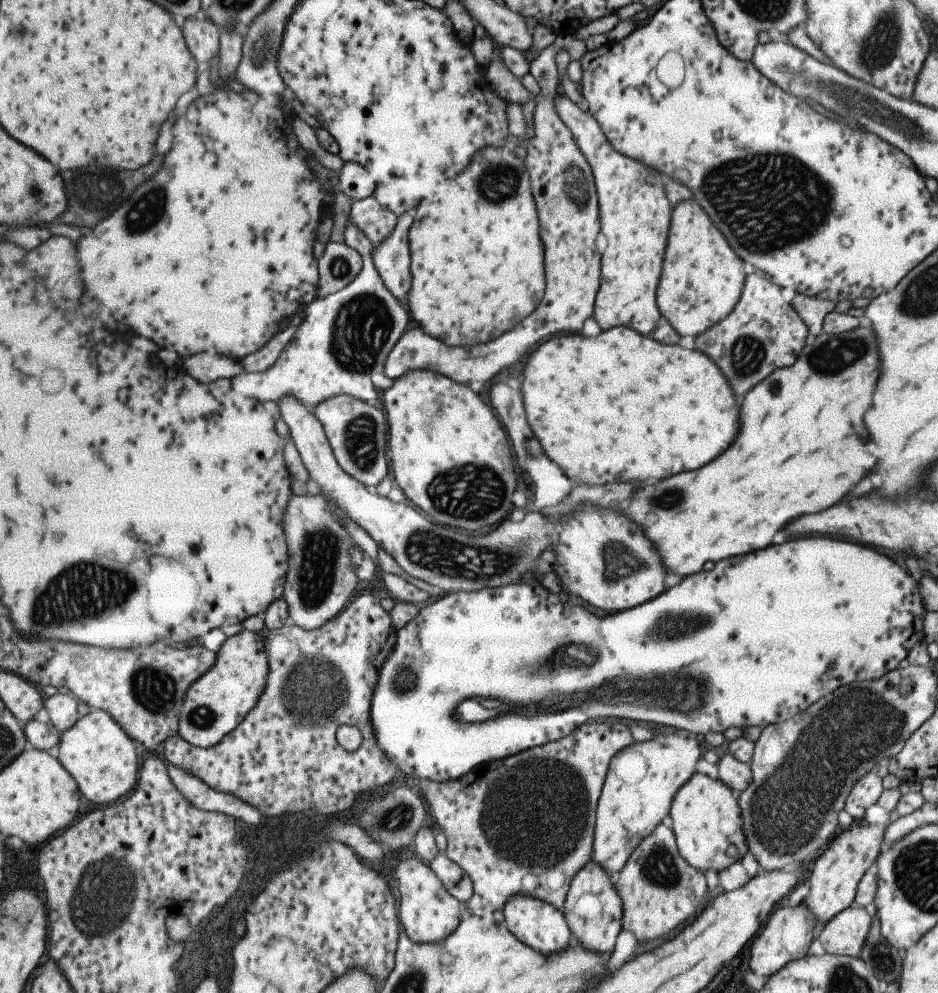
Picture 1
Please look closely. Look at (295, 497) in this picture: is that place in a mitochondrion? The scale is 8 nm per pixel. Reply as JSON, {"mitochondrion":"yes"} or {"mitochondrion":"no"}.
{"mitochondrion":"no"}

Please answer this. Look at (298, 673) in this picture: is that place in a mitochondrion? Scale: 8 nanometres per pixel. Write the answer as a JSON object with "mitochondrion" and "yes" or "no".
{"mitochondrion":"yes"}

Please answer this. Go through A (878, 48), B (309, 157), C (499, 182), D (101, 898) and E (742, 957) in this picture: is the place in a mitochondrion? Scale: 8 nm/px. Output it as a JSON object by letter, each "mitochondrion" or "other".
{"A":"mitochondrion","B":"other","C":"mitochondrion","D":"mitochondrion","E":"other"}

